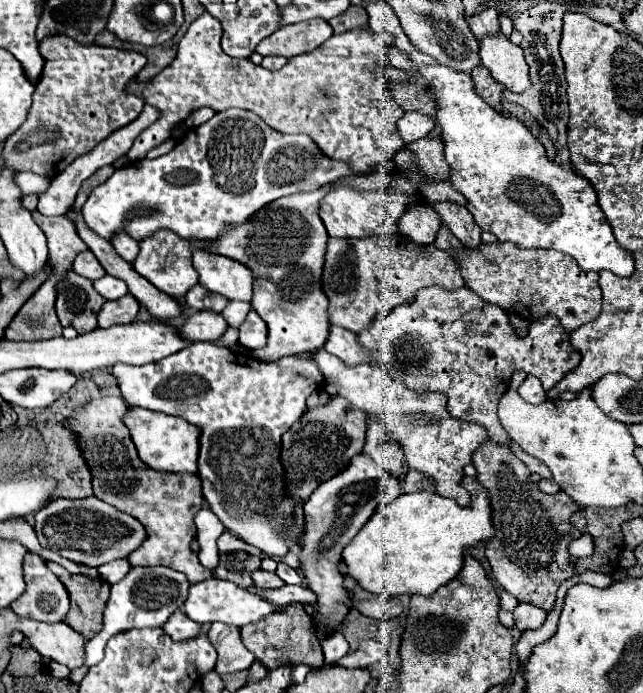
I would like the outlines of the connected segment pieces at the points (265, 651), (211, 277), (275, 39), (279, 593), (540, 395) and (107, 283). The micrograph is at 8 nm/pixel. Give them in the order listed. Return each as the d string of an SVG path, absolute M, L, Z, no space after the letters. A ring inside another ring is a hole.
M290 607L284 613L272 613L270 617L264 617L252 625L244 625L240 633L242 633L244 647L250 653L254 653L254 657L262 661L266 669L276 669L286 663L292 663L292 665L308 663L312 667L324 667L320 637L316 633L312 617L308 617L302 609Z
M194 249L192 259L194 259L194 269L200 275L200 285L204 285L208 291L228 297L230 301L234 299L250 303L254 277L246 265L230 257L202 249Z
M302 21L296 25L288 25L278 29L276 33L268 35L264 41L258 43L256 53L260 55L282 55L292 59L302 53L310 53L320 47L326 39L332 37L332 27L326 21Z
M284 585L280 589L258 589L258 587L248 587L252 589L254 593L262 593L264 599L268 601L276 601L276 605L288 605L292 601L300 601L300 603L310 603L310 605L316 605L316 595L304 587L304 585Z
M528 375L526 377L526 383L522 383L518 387L518 393L520 393L520 397L524 401L528 401L532 405L540 405L540 403L544 403L548 399L546 397L546 391L542 389L542 383L536 377L532 377L532 375Z
M106 275L106 277L98 279L98 281L94 283L94 287L96 287L96 291L98 291L104 299L122 297L122 295L126 295L126 293L128 293L126 283L124 283L124 281L118 281L116 277L110 277L110 275Z

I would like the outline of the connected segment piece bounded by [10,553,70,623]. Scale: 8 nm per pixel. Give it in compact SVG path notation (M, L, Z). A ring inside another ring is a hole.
M26 553L24 557L24 579L26 579L26 591L10 605L10 609L20 617L30 617L44 623L58 623L68 613L68 593L64 585L58 581L56 575L50 573L46 563L36 553Z

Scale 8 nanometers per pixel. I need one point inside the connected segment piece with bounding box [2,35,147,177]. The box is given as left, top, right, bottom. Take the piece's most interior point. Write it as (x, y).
(81, 98)

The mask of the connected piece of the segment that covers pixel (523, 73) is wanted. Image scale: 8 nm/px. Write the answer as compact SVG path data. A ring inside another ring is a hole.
M502 33L484 37L480 41L480 61L496 81L500 81L506 89L514 93L522 93L528 89L528 63L524 61L524 53L518 45L510 43L510 39Z

